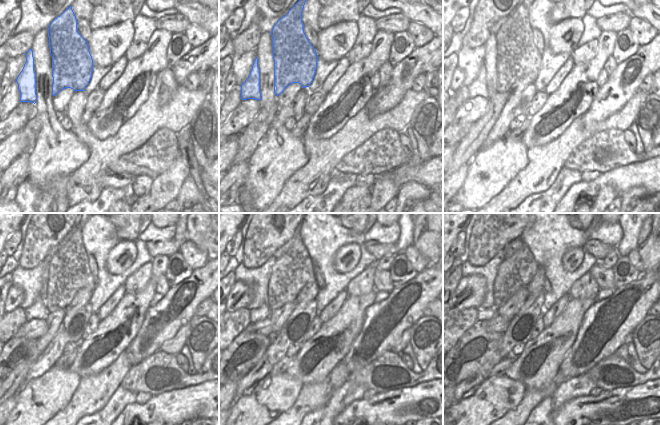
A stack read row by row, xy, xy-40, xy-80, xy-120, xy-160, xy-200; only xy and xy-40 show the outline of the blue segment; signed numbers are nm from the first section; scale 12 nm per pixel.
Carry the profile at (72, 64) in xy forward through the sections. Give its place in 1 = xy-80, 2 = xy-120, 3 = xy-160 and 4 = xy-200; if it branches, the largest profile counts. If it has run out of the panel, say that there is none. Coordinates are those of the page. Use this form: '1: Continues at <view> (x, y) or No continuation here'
1: Continues at xy-80 (518, 57)
2: Continues at xy-120 (69, 272)
3: Continues at xy-160 (291, 272)
4: Continues at xy-200 (517, 271).

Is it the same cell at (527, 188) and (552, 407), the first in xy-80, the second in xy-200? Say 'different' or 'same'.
different

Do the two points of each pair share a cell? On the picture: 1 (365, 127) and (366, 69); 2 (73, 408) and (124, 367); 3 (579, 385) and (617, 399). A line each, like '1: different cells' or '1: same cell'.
1: different cells
2: same cell
3: different cells

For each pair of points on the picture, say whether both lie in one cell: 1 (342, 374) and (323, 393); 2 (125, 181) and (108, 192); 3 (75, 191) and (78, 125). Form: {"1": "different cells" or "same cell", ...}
{"1": "same cell", "2": "different cells", "3": "same cell"}

